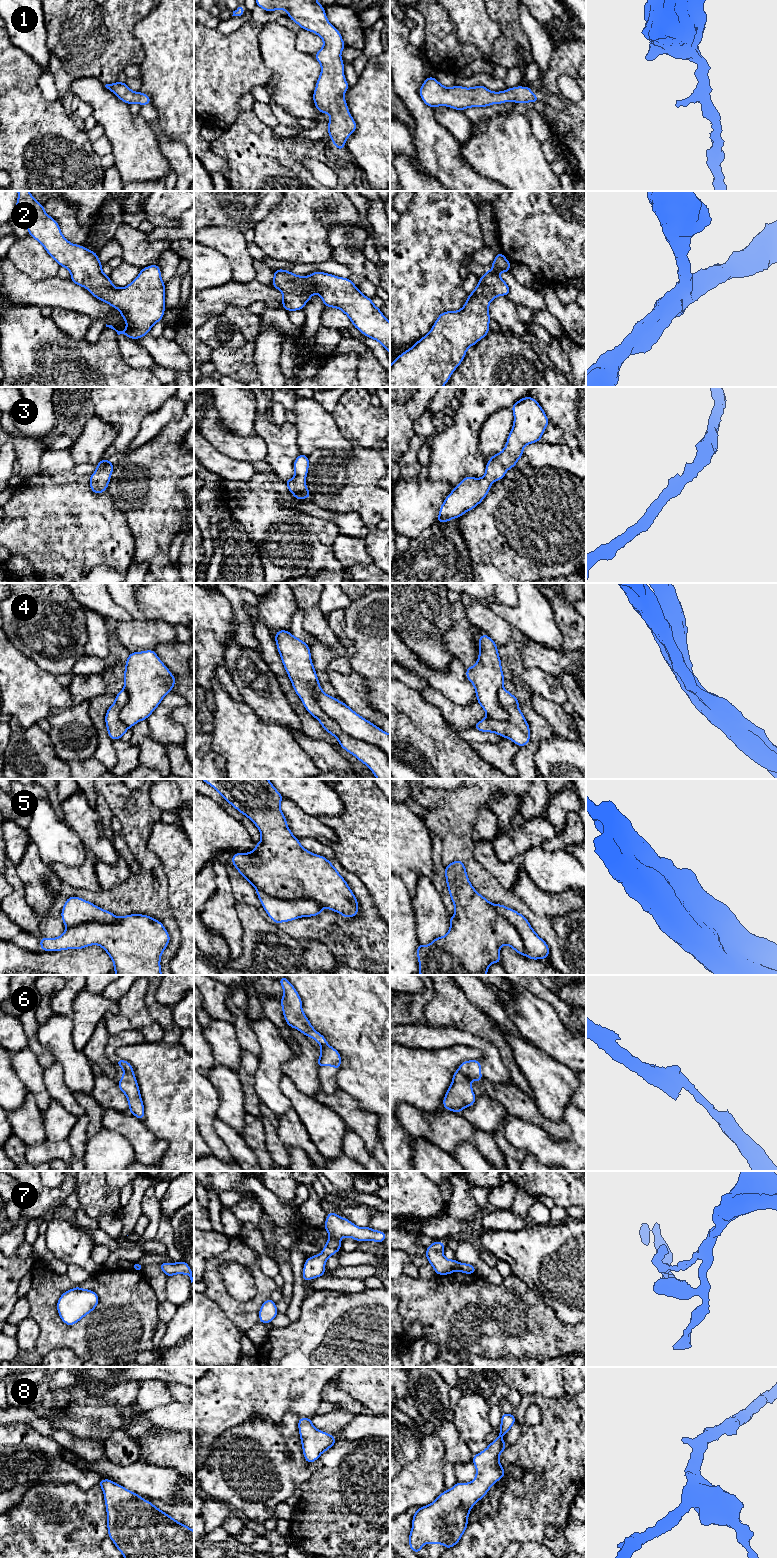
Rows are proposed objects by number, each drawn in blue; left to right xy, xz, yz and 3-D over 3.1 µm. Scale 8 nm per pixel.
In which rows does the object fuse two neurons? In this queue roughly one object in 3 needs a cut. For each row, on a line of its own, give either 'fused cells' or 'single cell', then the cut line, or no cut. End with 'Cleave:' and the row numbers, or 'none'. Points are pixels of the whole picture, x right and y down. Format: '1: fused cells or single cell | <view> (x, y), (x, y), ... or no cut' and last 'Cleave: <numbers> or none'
1: single cell | no cut
2: single cell | no cut
3: single cell | no cut
4: fused cells | xz (313, 692), (320, 708), (345, 733), (377, 746), (389, 762)
5: fused cells | xz (255, 887), (271, 896), (282, 899), (311, 899), (321, 907)
6: fused cells | yz (458, 1070), (469, 1080)
7: fused cells | xz (329, 1237), (338, 1240)
8: single cell | no cut
Cleave: 4, 5, 6, 7

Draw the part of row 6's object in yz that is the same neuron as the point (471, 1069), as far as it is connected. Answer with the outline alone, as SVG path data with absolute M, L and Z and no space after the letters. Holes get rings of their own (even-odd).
M468 1060L459 1064L459 1071L468 1079L480 1083L483 1079L481 1074L481 1062L478 1060Z

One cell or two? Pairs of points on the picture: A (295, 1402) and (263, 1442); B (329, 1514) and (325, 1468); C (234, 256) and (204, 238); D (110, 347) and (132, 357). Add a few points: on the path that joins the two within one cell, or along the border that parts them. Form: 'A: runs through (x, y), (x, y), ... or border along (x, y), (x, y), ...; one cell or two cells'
A: border along (255, 1415), (277, 1424), (287, 1413), (299, 1417); two cells
B: runs through (329, 1503), (329, 1479); one cell
C: runs through (227, 249), (216, 238), (211, 238); one cell
D: border along (117, 335), (118, 353), (133, 368); two cells

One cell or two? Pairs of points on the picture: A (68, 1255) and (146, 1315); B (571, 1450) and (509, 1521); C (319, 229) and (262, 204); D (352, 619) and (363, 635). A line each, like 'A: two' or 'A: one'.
A: two
B: one
C: two
D: one

